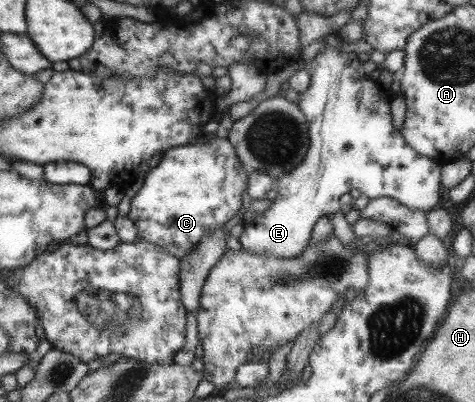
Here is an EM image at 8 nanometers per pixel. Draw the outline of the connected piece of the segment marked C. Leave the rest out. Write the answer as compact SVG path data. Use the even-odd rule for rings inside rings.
M212 139L208 143L199 145L184 145L168 149L161 155L160 161L153 169L149 169L144 177L143 185L140 190L134 194L129 203L129 212L127 218L132 220L136 226L137 235L141 240L151 242L159 246L168 254L182 258L187 256L204 236L210 232L224 226L224 223L232 219L240 209L240 195L247 189L249 170L238 163L237 155L234 155L235 149L227 139ZM188 157L194 157L196 169L190 171L186 169Z

